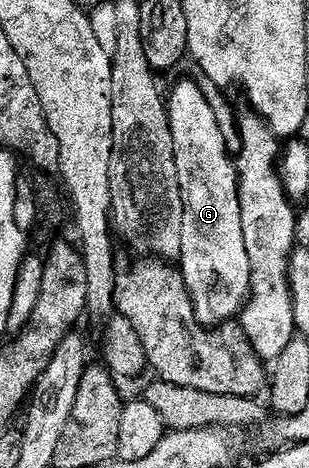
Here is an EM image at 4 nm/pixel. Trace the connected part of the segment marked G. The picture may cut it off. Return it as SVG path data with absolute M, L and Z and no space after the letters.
M178 81L172 93L167 93L166 103L182 198L182 250L178 269L184 276L197 322L217 326L239 317L252 290L250 256L242 238L236 165L230 152L228 156L229 141L220 129L221 117L216 116L211 102L194 81Z

